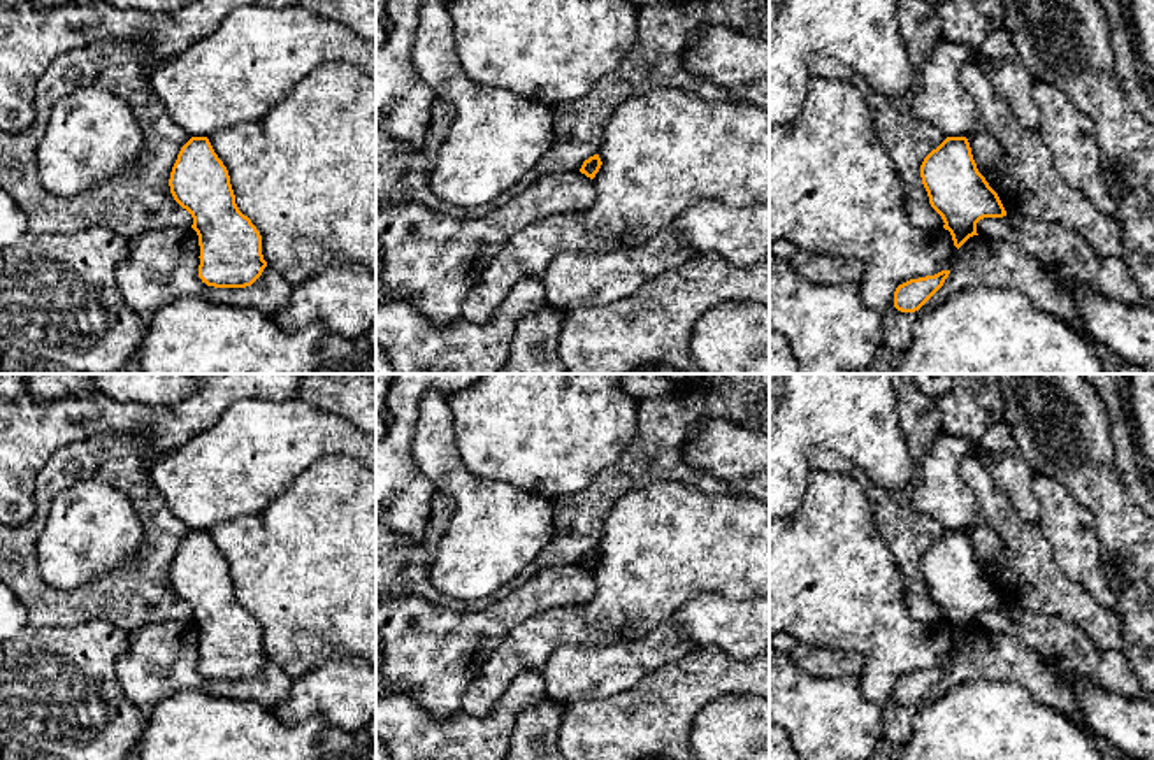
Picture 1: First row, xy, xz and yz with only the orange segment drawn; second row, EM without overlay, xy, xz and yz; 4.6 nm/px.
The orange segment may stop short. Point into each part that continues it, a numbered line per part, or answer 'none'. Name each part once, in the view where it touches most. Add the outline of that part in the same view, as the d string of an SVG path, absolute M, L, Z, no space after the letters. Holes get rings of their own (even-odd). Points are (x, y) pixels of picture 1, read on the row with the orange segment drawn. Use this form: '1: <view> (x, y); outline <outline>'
none

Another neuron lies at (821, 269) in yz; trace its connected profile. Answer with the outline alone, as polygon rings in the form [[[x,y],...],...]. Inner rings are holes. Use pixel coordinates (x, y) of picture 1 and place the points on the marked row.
[[[796,249],[789,262],[804,279],[817,284],[862,281],[862,265],[855,260],[831,258]]]

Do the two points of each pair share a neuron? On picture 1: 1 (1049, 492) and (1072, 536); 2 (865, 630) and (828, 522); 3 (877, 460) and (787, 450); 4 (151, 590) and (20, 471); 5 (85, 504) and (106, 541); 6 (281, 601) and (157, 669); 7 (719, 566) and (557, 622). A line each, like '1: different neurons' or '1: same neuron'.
1: same neuron
2: same neuron
3: same neuron
4: different neurons
5: same neuron
6: different neurons
7: same neuron

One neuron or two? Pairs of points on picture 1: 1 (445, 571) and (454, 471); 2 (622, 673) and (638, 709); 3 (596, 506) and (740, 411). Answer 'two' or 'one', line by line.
1: one
2: two
3: one

